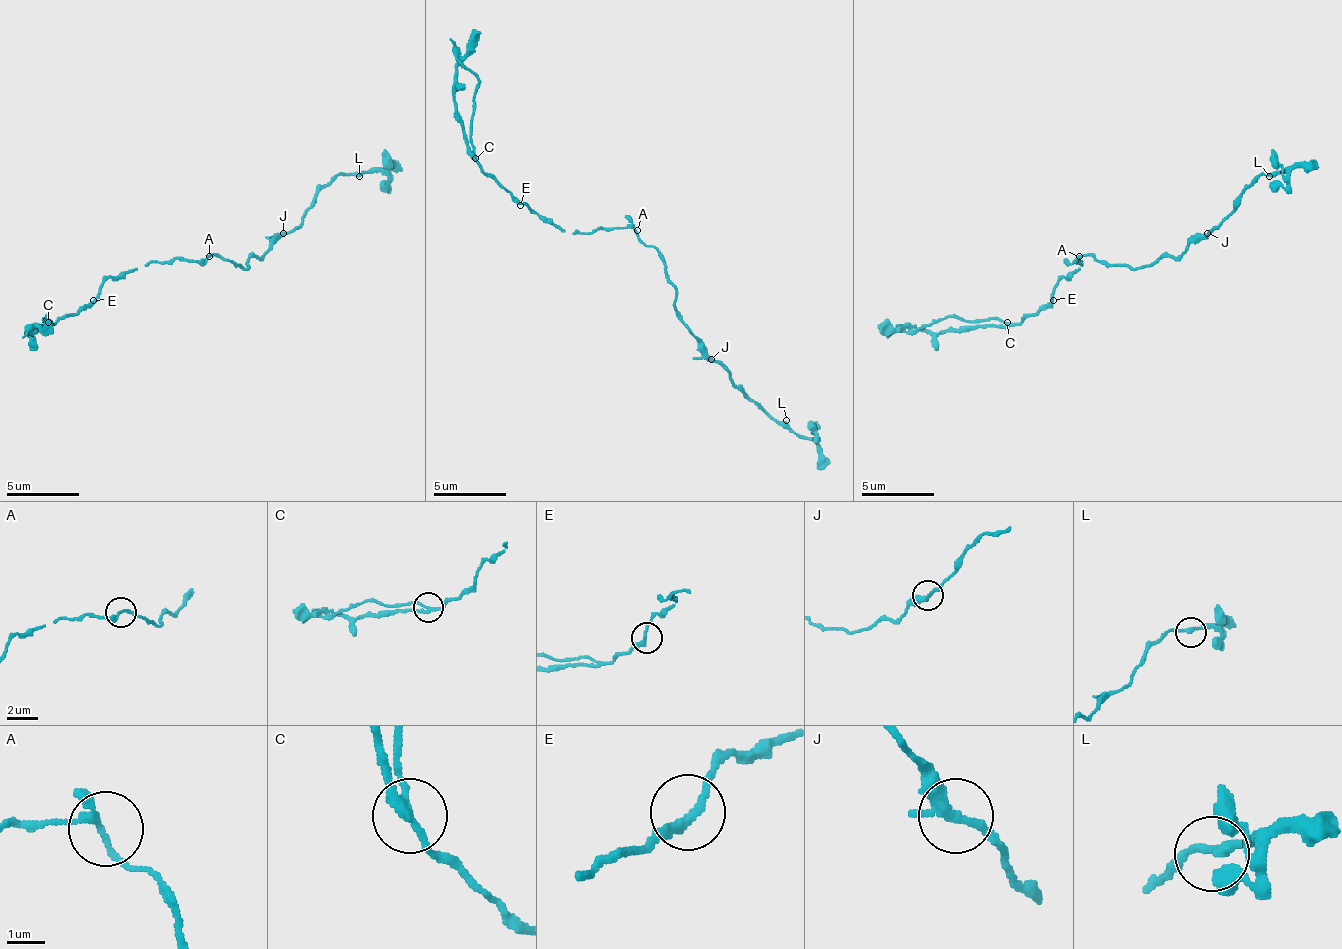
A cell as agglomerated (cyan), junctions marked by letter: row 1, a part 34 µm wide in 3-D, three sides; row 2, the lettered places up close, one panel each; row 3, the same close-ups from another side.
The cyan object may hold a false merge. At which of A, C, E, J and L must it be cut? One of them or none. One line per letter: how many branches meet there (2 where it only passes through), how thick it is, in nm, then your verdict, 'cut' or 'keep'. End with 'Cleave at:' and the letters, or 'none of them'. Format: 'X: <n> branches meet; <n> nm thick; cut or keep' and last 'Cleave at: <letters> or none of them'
A: 3 branches meet; 150 nm thick; keep
C: 2 branches meet; 240 nm thick; cut
E: 2 branches meet; 240 nm thick; keep
J: 2 branches meet; 320 nm thick; keep
L: 2 branches meet; 240 nm thick; keep
Cleave at: C

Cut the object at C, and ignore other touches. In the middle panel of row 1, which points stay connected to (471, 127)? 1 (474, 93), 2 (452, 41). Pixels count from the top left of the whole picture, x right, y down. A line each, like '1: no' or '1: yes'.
1: yes
2: yes

